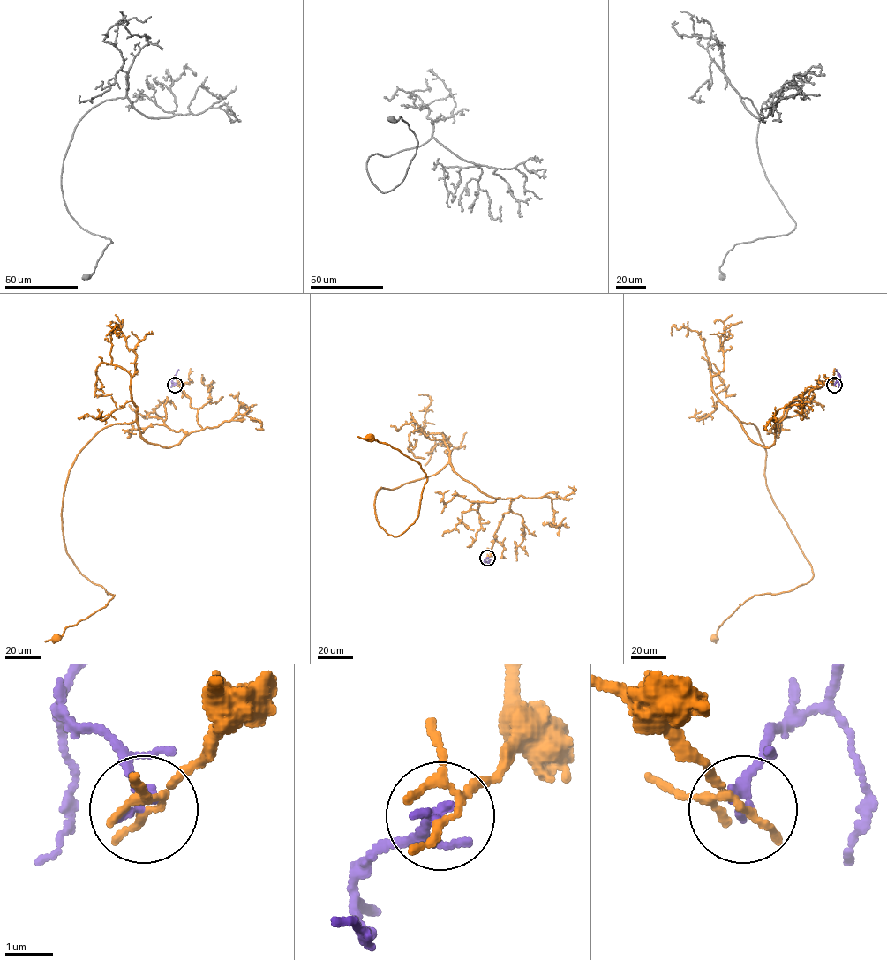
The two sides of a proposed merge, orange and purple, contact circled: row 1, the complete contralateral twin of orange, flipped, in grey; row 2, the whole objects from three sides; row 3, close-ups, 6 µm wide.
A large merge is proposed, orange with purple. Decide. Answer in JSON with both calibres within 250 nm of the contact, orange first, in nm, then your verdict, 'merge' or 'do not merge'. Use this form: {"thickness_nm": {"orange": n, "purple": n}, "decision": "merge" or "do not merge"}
{"thickness_nm": {"orange": 120, "purple": 240}, "decision": "do not merge"}

